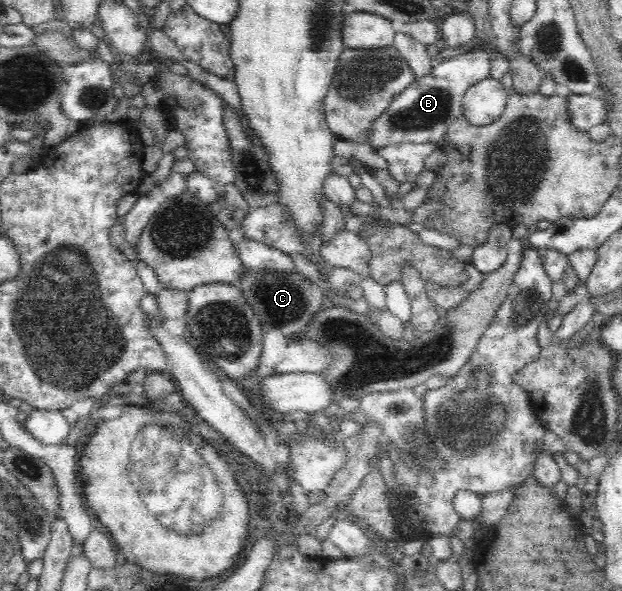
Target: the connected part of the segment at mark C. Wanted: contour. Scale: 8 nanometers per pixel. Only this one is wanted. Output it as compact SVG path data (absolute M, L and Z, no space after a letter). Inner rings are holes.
M245 268L237 279L240 294L253 309L263 334L278 329L285 336L302 331L327 303L322 286L313 283L296 269L279 271L271 268Z

